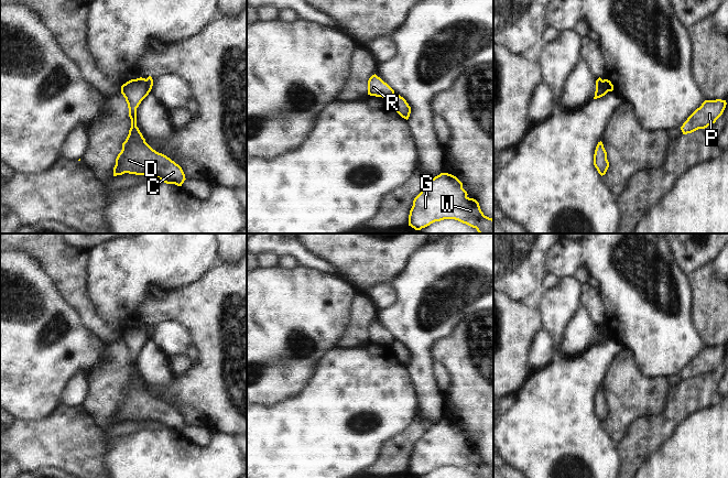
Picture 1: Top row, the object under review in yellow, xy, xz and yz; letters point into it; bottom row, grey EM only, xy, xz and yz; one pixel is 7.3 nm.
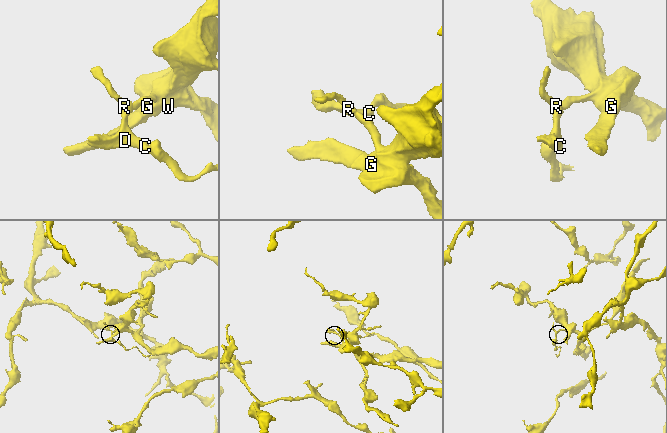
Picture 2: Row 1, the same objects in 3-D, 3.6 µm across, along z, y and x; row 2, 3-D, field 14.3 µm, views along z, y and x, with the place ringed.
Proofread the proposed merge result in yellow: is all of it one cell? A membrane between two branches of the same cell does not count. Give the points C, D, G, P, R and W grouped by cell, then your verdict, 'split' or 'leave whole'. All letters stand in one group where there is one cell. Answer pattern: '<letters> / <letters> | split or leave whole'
C D R / G P W | split

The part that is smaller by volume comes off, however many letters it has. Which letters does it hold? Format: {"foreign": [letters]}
{"foreign": ["C", "D", "R"]}

